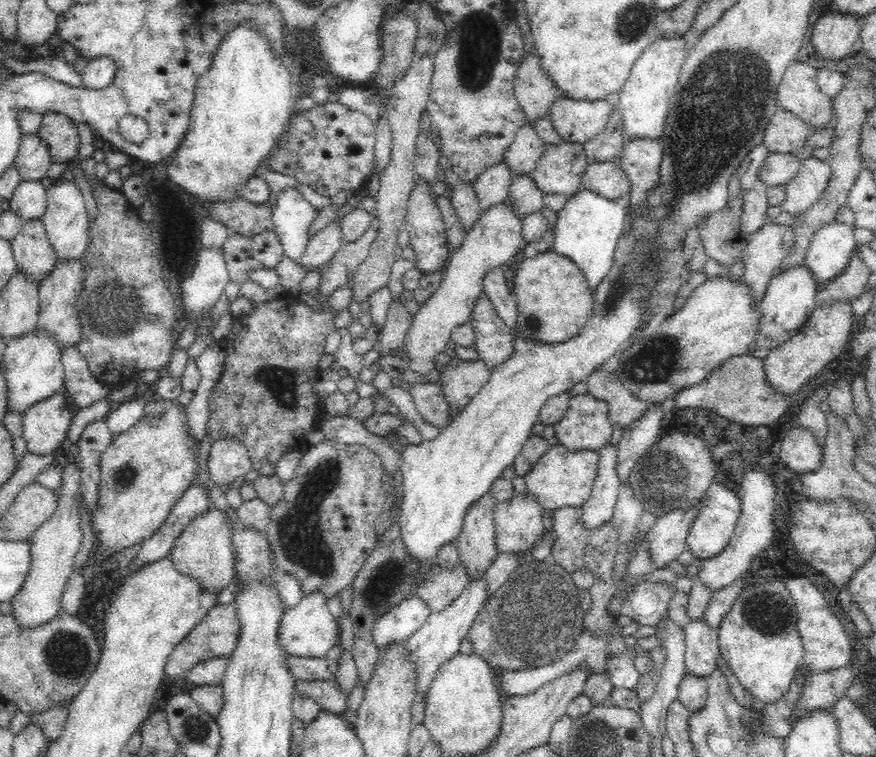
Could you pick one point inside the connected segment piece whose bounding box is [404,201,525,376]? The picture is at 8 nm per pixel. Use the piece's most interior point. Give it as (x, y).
(495, 238)

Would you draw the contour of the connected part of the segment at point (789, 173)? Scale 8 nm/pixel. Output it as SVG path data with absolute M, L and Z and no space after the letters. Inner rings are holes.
M771 152L760 168L760 177L766 186L785 185L800 172L804 159L797 152Z

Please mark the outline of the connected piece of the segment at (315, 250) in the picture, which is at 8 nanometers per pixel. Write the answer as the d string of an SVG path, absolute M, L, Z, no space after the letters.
M332 219L317 233L309 237L302 258L302 266L316 268L330 262L342 246L340 221Z

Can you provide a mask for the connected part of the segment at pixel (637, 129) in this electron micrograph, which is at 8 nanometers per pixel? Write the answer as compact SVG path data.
M656 37L636 60L628 80L617 92L618 110L622 115L622 123L624 123L624 138L633 136L656 138L662 134L668 116L670 98L676 92L682 62L686 60L687 55L688 50L686 50L684 37Z

